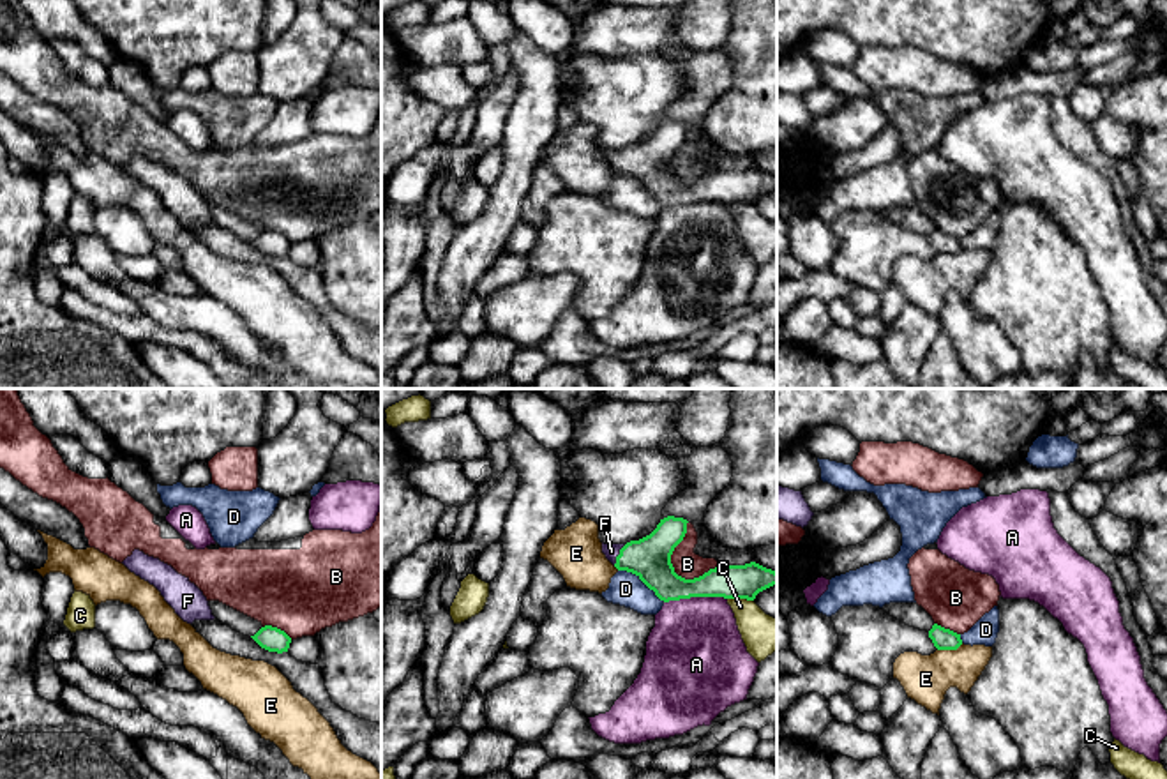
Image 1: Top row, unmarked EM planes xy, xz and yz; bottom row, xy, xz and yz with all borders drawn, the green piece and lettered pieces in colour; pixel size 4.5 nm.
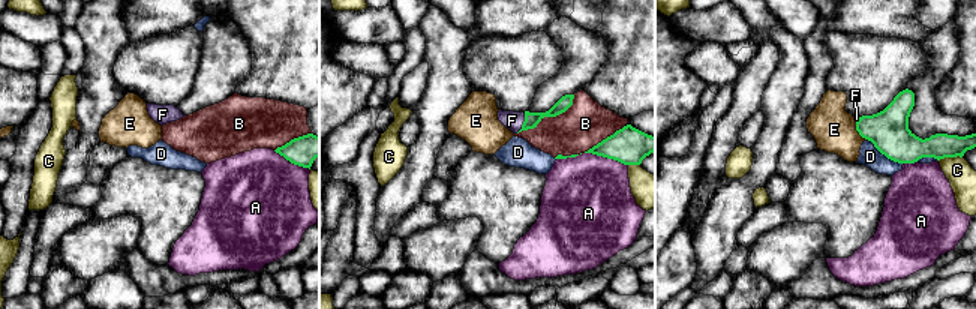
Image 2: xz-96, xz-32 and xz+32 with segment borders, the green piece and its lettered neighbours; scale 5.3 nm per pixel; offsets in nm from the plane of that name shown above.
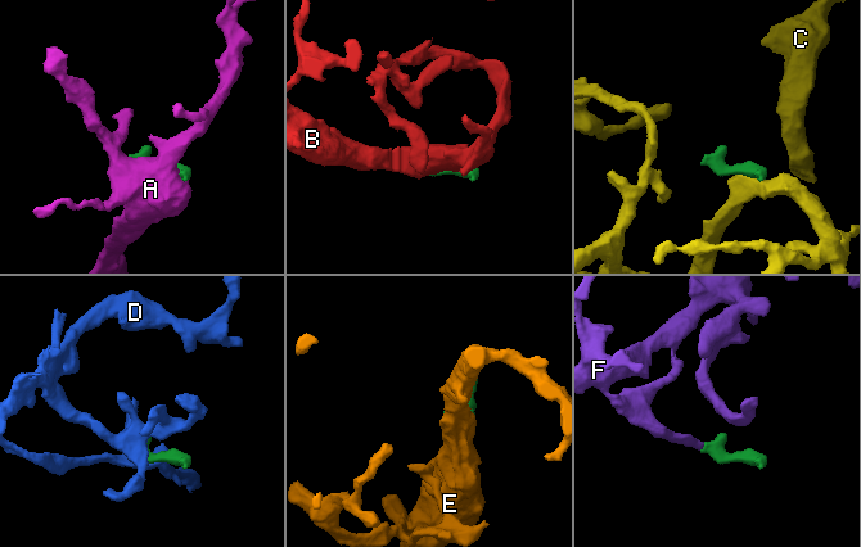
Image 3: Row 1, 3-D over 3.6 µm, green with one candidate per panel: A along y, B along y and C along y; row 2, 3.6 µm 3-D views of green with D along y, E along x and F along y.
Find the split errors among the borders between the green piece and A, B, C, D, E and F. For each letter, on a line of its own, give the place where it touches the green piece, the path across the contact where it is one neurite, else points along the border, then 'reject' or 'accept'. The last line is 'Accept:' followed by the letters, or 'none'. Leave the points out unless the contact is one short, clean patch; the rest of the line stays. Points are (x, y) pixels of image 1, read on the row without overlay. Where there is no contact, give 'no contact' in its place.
A: contact xz (694, 200); reject
B: contact xz (671, 158); reject
C: contact xz (740, 202); border xz (728, 202), (752, 205); reject
D: contact xz (641, 184); border xz (618, 173), (634, 177), (664, 205); reject
E: contact yz (950, 253); border yz (963, 248), (956, 253), (938, 255); reject
F: contact xz (618, 159); way xz (650, 161), (618, 159), (611, 156); accept
Accept: F

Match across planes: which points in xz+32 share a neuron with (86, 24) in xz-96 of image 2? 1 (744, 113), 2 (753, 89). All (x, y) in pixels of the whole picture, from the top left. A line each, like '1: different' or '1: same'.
1: different
2: different

